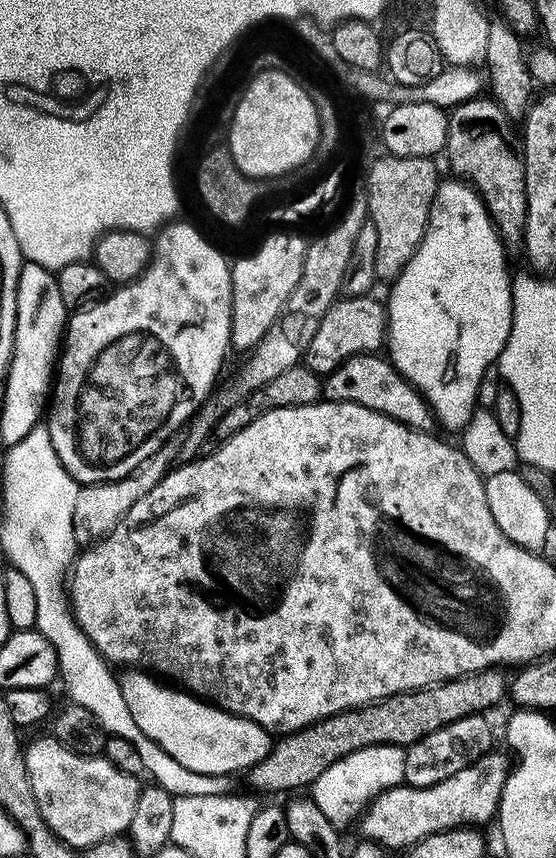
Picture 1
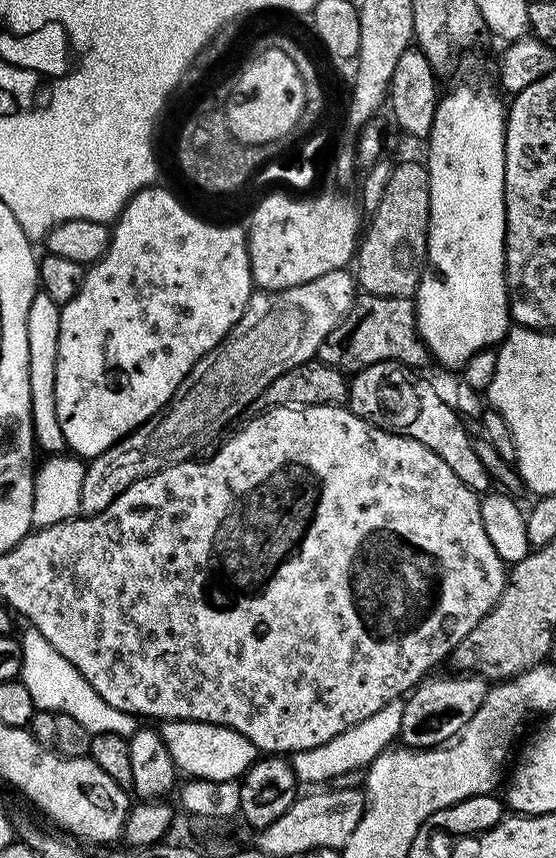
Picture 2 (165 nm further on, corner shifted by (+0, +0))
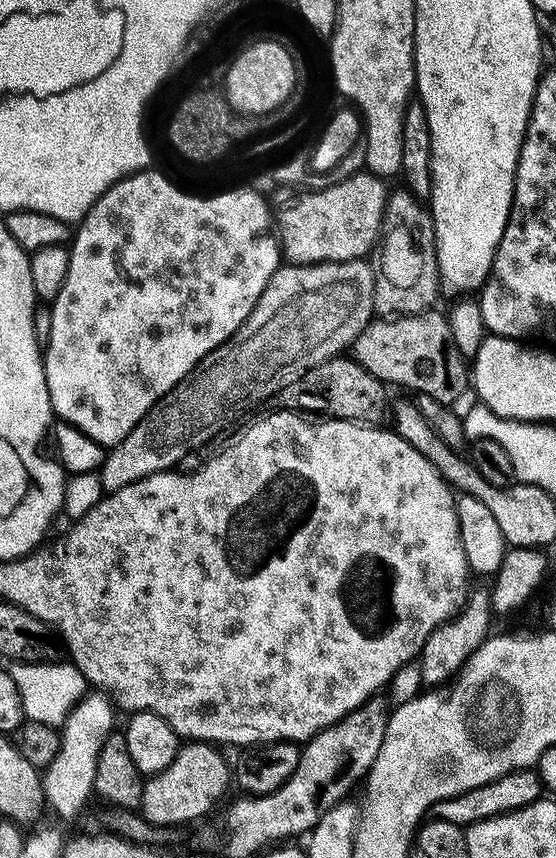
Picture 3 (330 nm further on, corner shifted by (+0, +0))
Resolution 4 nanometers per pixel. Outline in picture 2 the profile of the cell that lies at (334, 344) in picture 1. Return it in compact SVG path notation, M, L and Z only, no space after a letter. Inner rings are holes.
M367 294L357 295L352 301L350 310L338 322L338 326L334 326L334 330L322 338L322 346L318 346L316 356L326 366L334 366L345 374L355 374L366 366L374 366L374 362L387 360L420 370L430 360L428 347L416 329L415 303L406 296Z

